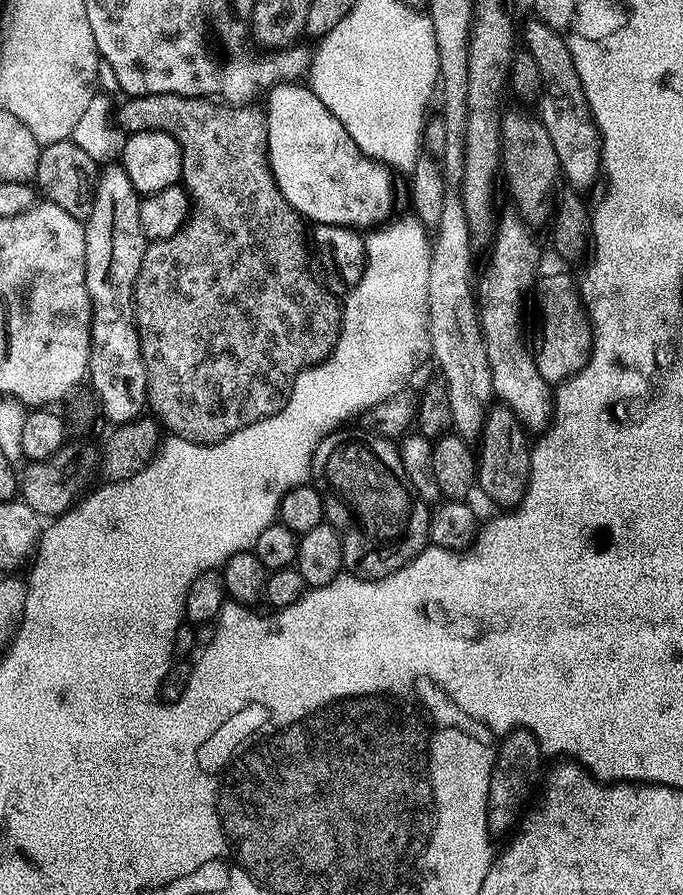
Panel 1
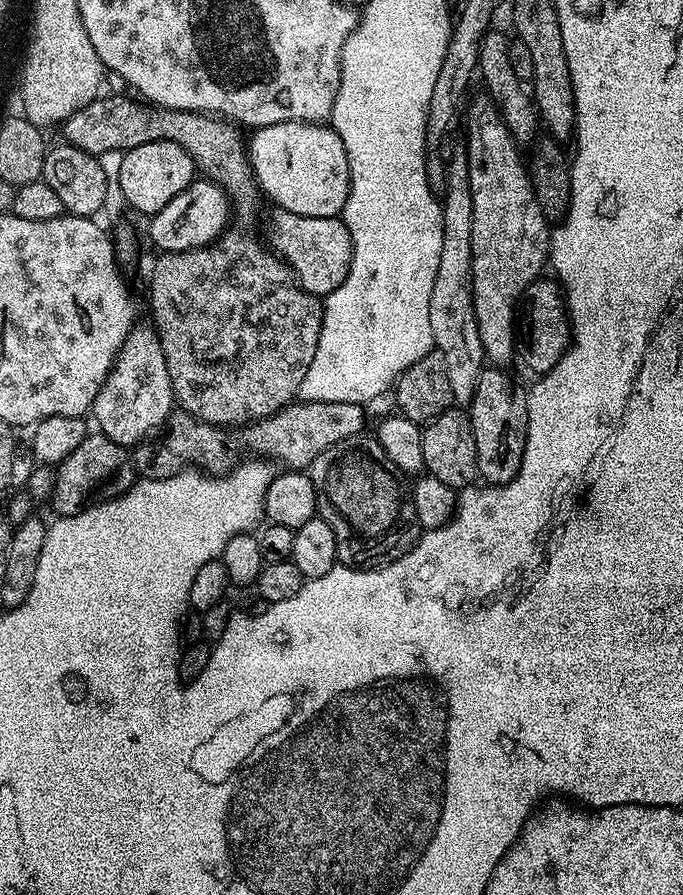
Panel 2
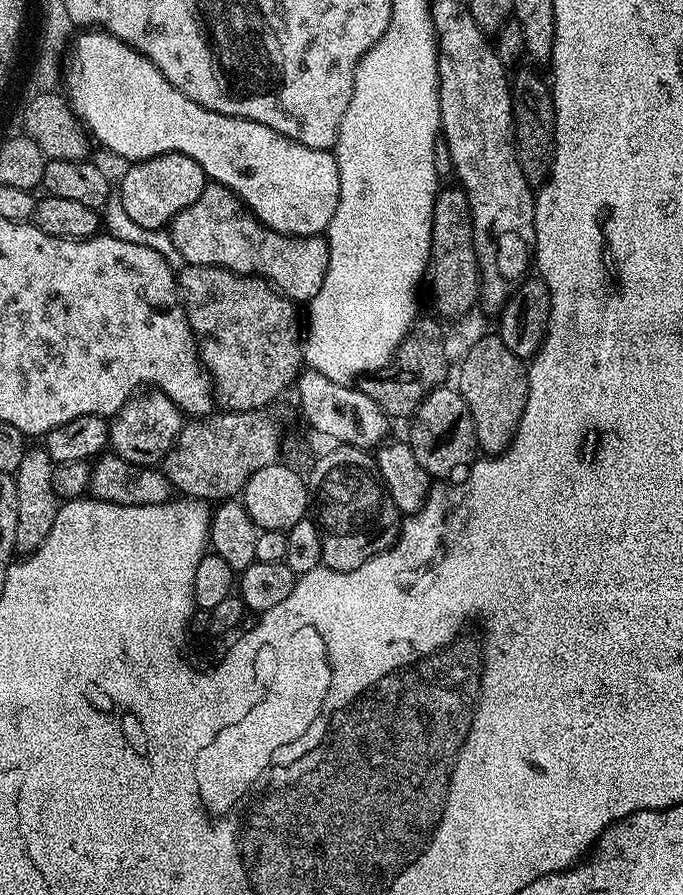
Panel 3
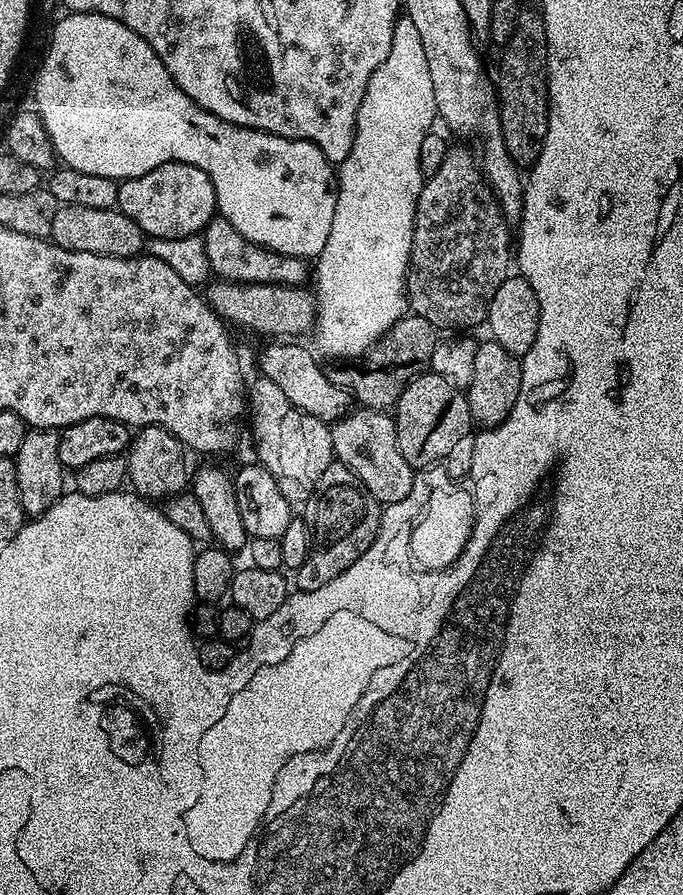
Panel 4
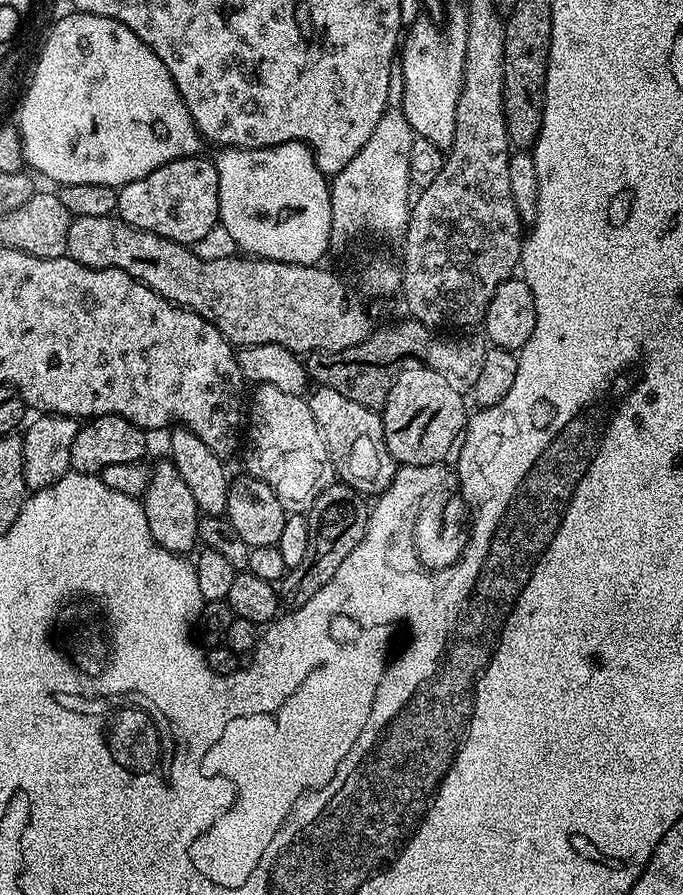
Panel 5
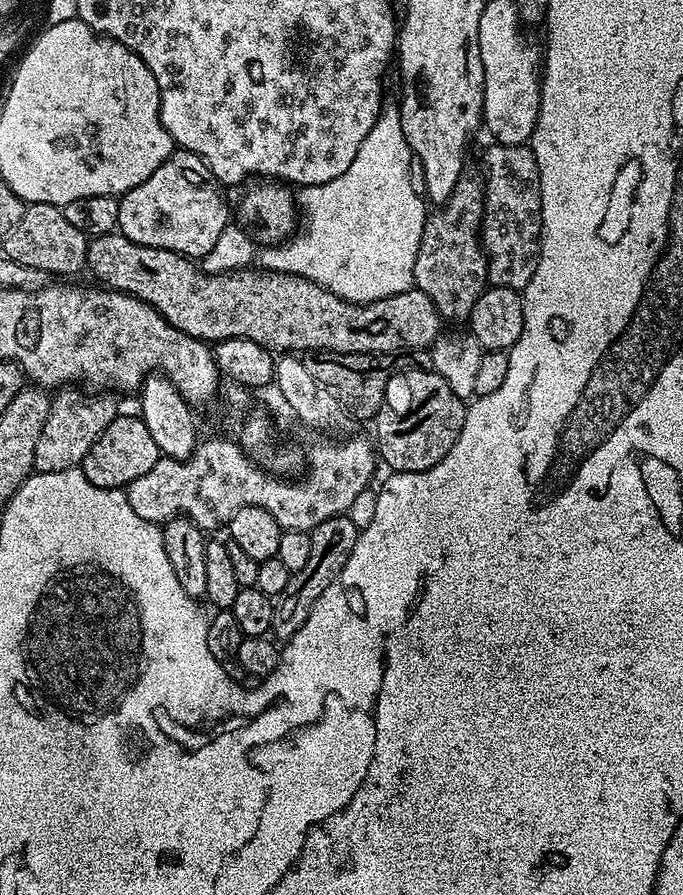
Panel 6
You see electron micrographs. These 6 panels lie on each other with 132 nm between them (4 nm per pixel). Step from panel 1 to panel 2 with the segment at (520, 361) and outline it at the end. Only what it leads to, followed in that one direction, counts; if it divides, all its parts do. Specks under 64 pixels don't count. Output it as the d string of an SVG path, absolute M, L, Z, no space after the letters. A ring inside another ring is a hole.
M480 94L477 100L470 100L466 104L466 112L468 108L468 144L466 143L466 151L468 153L468 173L470 174L470 194L474 202L474 226L472 227L472 297L474 298L474 314L478 322L478 334L482 338L487 363L492 366L508 366L512 356L514 360L517 355L518 305L521 303L524 291L543 273L540 271L546 268L546 257L550 252L550 221L548 217L542 214L542 210L538 206L538 198L532 189L532 179L528 177L525 157L523 155L520 157L521 145L510 134L502 114L496 108L496 103L488 99L487 95L484 94Z

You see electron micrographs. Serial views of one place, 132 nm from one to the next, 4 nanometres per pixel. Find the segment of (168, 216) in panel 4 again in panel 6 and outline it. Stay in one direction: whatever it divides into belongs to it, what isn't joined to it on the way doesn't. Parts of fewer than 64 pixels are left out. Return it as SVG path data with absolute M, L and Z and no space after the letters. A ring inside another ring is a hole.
M183 150L173 151L172 155L166 158L166 162L162 162L158 170L154 170L154 174L146 178L146 182L138 182L138 186L134 186L119 197L118 231L126 238L130 238L130 242L138 242L142 246L170 250L189 258L202 258L210 254L218 234L222 234L222 230L230 222L228 204L224 201L223 191L225 192L225 189L220 181L201 156Z

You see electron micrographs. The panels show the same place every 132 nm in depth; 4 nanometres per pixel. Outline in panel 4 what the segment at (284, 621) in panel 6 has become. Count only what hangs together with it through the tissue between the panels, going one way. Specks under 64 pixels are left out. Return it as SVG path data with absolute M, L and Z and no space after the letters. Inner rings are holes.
M333 462L317 484L314 495L316 502L316 525L311 525L310 531L314 537L312 550L306 562L299 568L294 576L294 584L299 591L309 592L318 590L318 586L326 586L338 574L342 574L374 542L380 529L380 513L382 506L366 491L364 483L351 472L347 466Z

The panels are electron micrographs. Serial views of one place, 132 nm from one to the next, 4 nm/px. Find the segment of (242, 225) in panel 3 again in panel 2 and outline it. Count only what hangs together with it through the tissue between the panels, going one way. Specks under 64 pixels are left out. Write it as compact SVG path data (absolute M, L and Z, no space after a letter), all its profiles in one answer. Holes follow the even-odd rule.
M197 178L193 180L182 194L170 198L162 210L158 210L147 221L148 236L160 247L161 253L189 252L195 248L206 248L220 239L222 233L229 227L230 201L227 192L219 188L213 180ZM273 207L271 211L267 243L271 251L296 273L300 287L305 288L311 296L321 298L338 290L352 261L352 239L343 219L335 216L303 216L277 207Z

